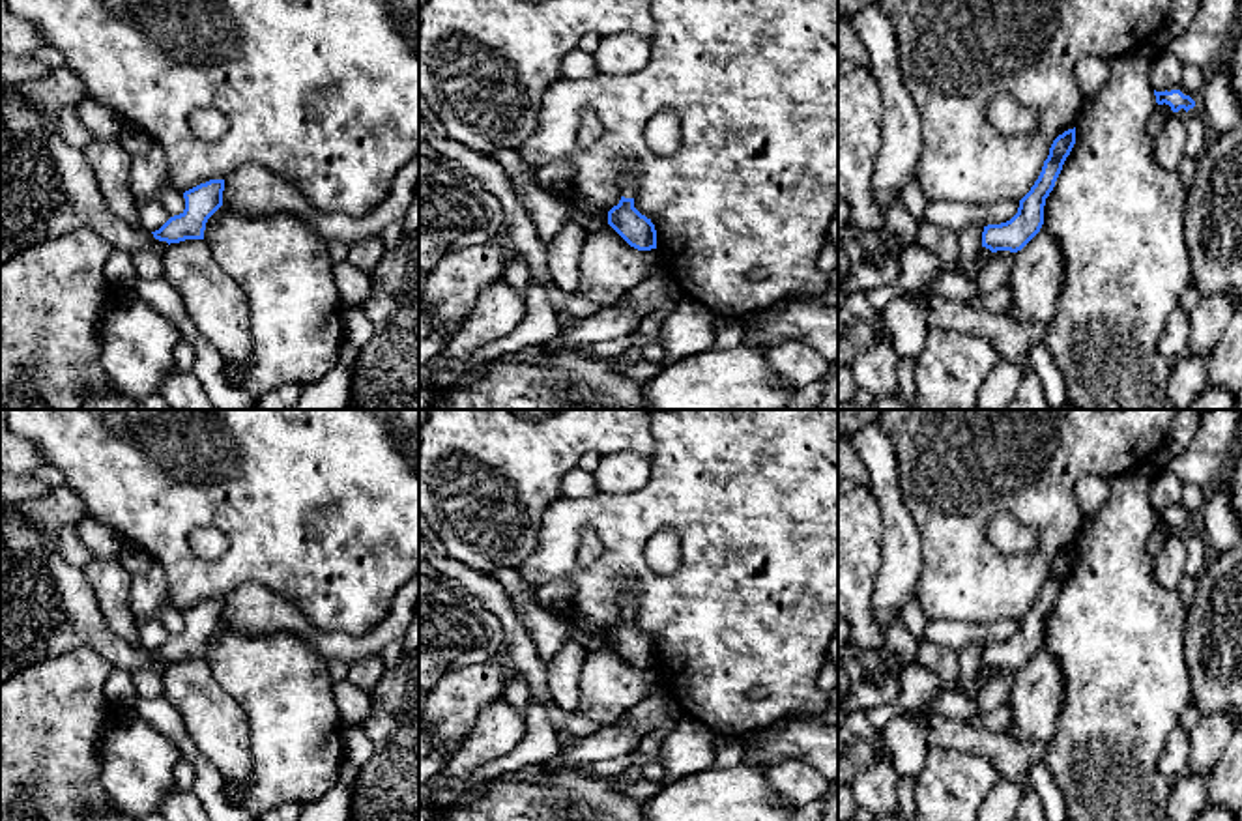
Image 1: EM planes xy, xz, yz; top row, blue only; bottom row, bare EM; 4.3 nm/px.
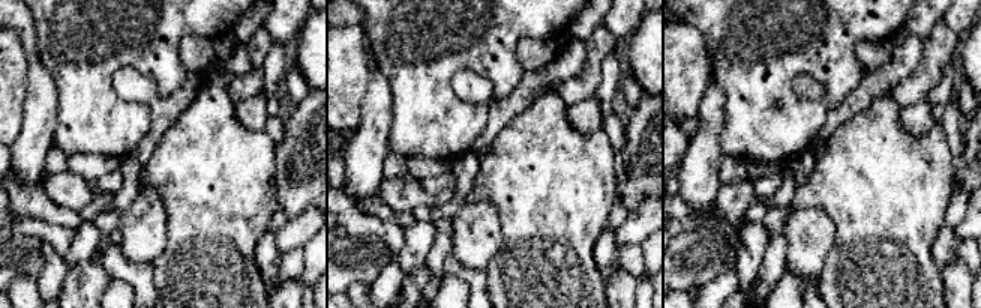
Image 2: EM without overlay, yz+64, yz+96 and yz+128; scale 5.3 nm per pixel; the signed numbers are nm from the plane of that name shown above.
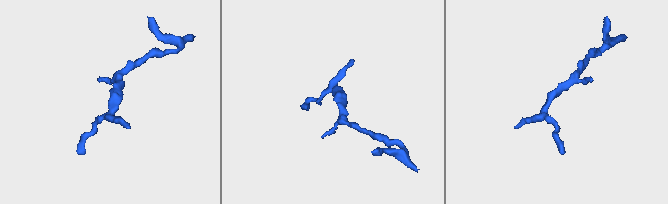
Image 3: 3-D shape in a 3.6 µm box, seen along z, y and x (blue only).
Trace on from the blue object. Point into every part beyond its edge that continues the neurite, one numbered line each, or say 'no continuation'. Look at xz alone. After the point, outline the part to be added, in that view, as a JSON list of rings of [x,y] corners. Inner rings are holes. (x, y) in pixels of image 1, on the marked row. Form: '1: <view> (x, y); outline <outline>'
1: xz (629, 178); outline [[[634,161],[625,163],[625,170],[619,178],[619,194],[625,198],[636,198],[638,193],[638,170]]]

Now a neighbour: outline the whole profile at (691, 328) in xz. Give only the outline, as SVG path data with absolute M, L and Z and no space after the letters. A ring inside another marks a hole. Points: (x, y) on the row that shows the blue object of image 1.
M685 299L666 316L658 329L658 344L668 363L690 359L715 348L718 316L700 301Z

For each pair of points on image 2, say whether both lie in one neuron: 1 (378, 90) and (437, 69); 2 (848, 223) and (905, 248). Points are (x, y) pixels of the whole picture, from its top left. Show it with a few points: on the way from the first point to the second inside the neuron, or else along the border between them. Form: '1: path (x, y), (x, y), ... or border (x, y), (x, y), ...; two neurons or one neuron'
1: border (372, 56), (392, 93), (392, 122); two neurons
2: path (861, 223), (873, 223), (891, 241); one neuron

